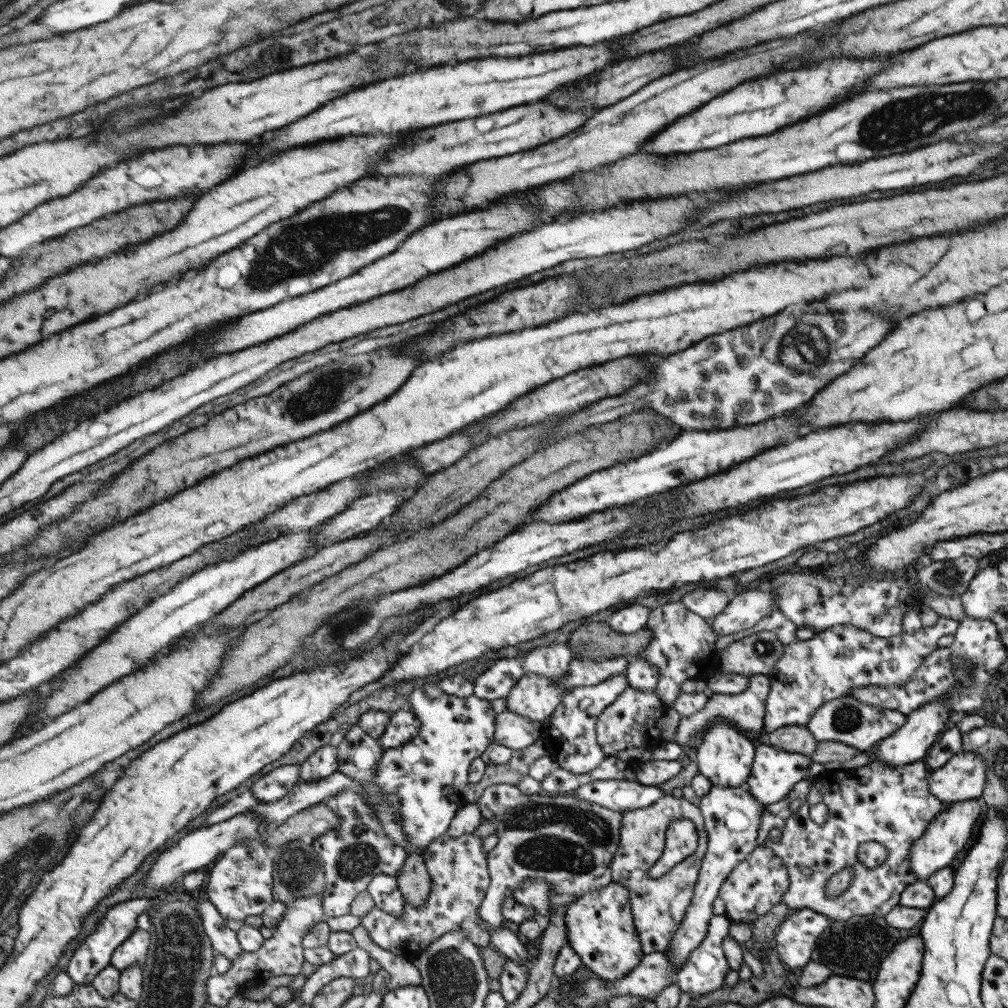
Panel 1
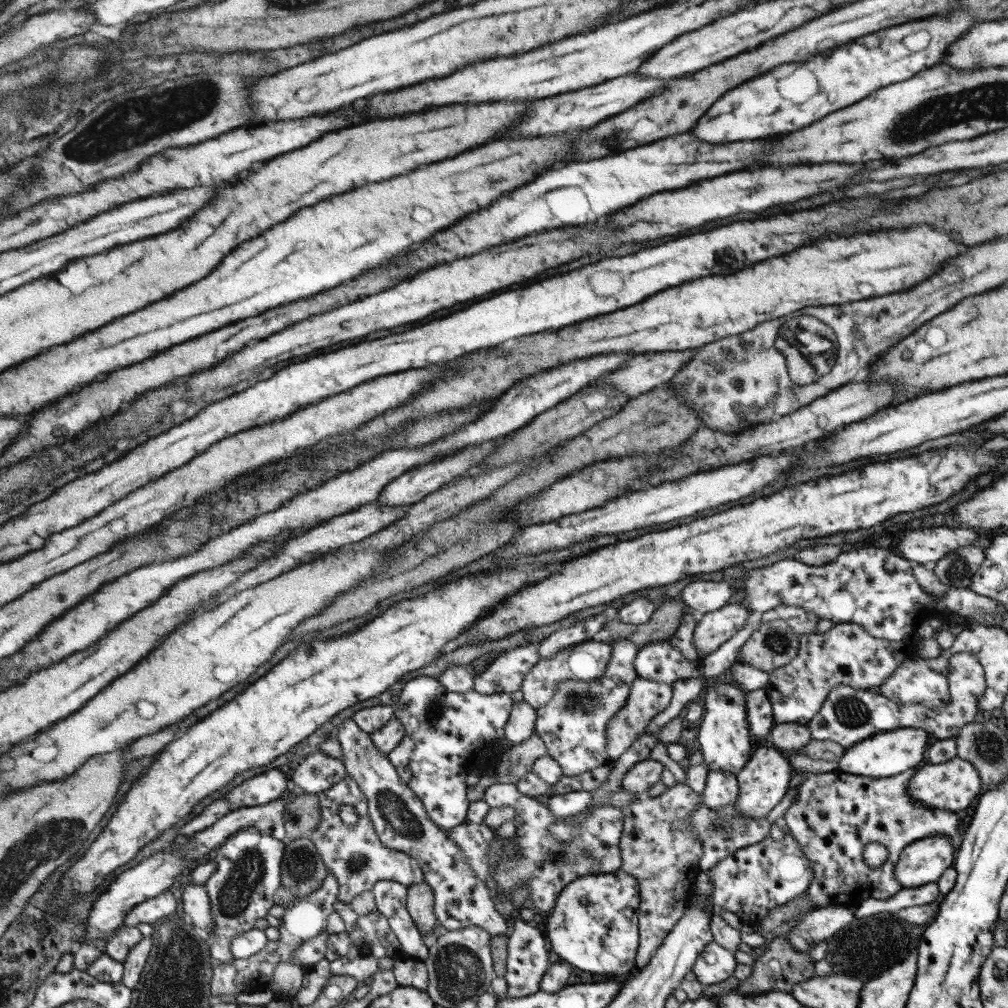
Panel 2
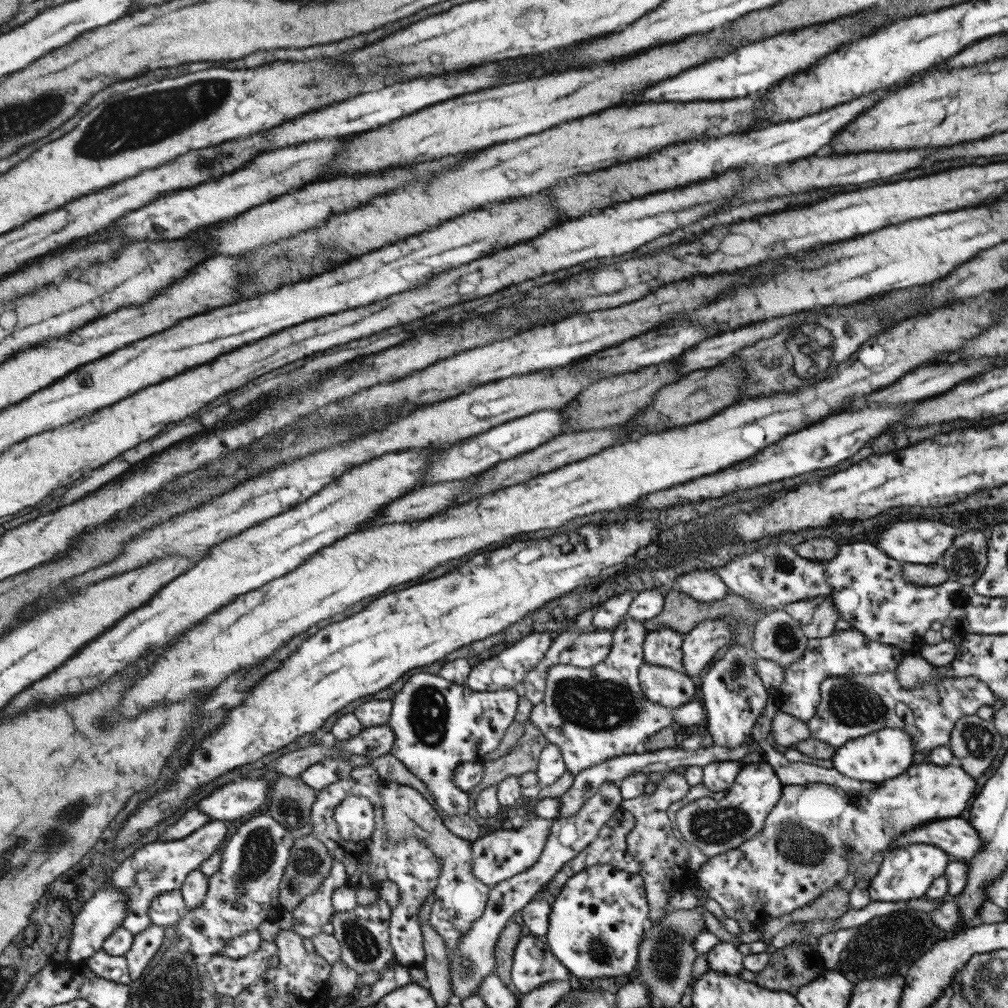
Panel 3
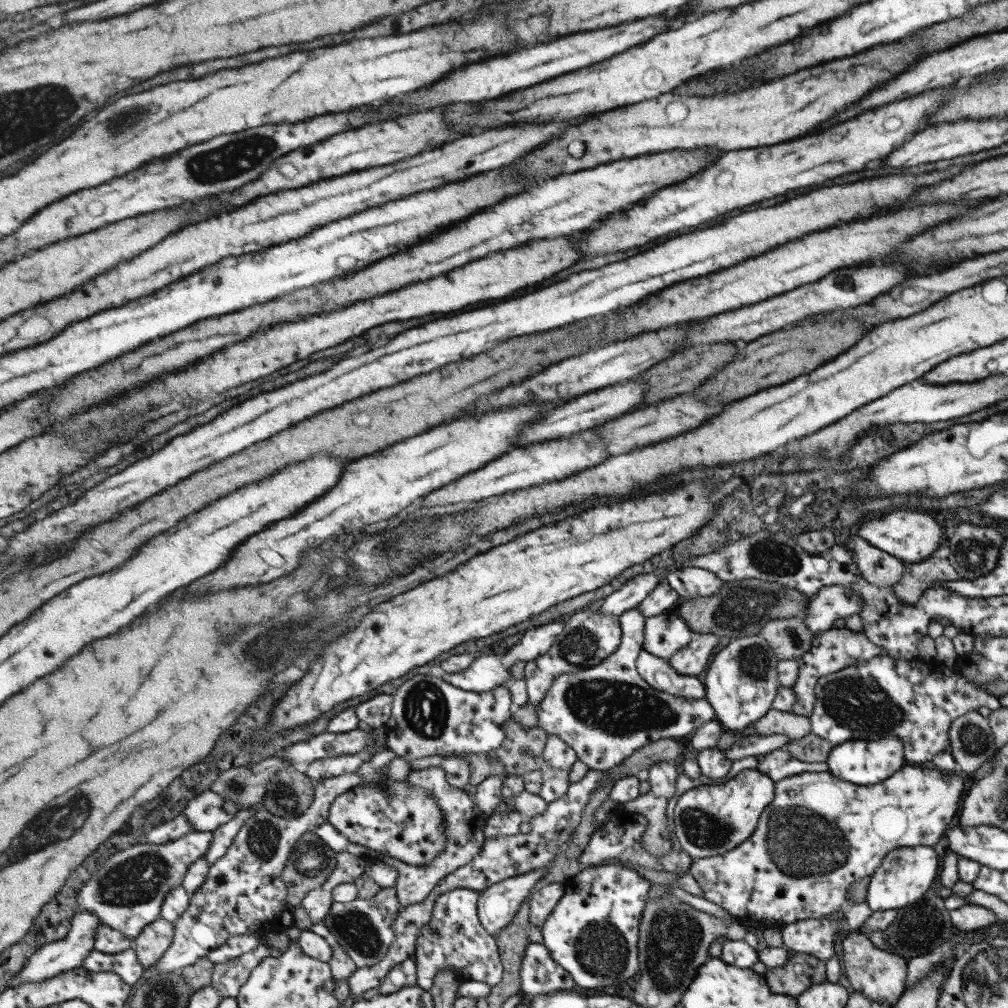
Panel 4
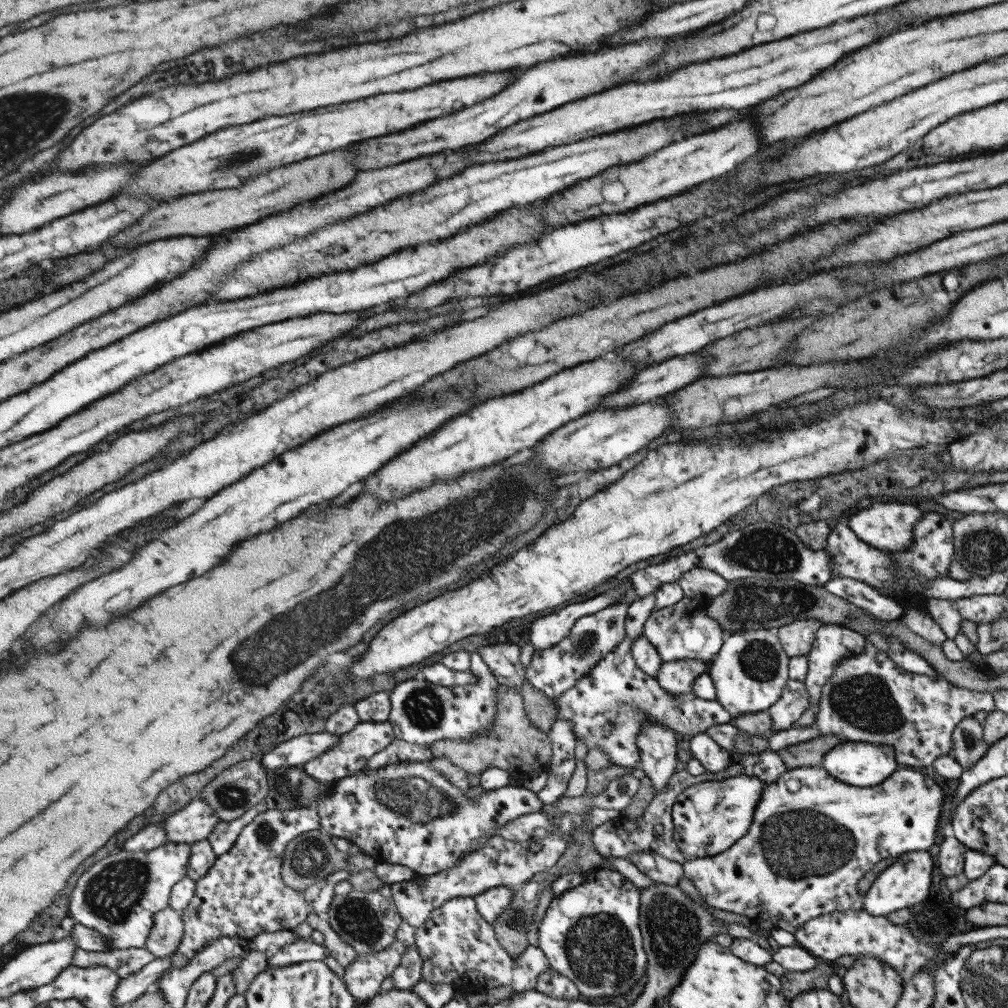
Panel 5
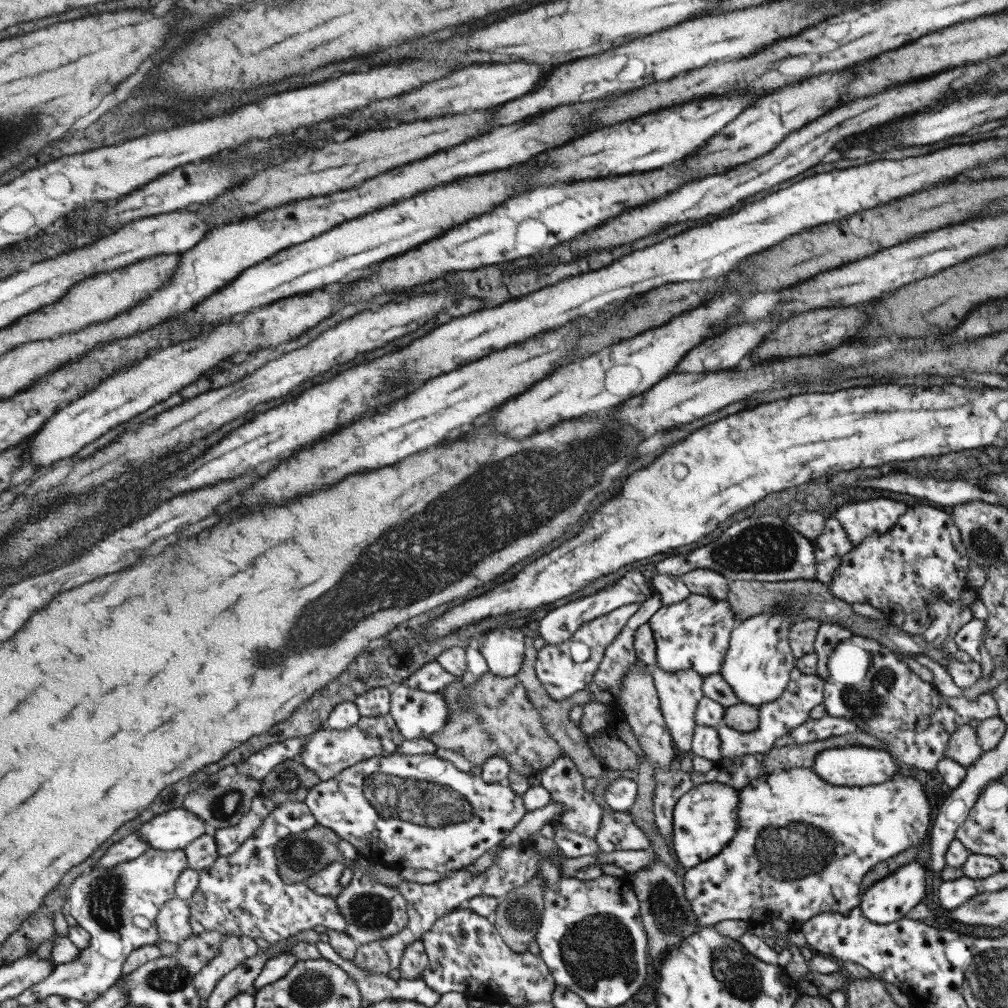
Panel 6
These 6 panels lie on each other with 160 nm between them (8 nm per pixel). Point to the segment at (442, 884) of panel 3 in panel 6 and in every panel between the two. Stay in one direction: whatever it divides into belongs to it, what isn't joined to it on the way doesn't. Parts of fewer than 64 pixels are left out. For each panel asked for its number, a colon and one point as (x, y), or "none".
4: (453, 939)
5: (458, 948)
6: (466, 954)

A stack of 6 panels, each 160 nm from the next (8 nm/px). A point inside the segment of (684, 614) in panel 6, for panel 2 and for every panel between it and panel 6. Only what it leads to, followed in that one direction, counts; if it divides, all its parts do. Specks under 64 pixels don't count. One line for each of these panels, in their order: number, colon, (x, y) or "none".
2: (659, 661)
3: (662, 647)
4: (664, 634)
5: (681, 631)

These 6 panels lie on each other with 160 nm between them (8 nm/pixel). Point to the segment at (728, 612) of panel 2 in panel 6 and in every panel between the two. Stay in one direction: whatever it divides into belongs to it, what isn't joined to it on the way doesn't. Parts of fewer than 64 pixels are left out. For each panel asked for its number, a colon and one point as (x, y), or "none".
3: (699, 645)
4: (691, 660)
5: (675, 677)
6: (678, 692)

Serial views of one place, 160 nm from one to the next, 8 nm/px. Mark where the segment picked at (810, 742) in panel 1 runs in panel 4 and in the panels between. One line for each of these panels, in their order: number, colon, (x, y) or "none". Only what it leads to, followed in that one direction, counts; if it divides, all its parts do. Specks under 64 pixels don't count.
2: (788, 737)
3: (786, 730)
4: (774, 721)

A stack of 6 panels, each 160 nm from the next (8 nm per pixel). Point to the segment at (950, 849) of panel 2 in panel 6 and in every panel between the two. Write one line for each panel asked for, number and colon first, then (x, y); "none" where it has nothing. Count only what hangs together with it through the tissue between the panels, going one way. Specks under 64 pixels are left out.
3: (906, 872)
4: (905, 873)
5: (906, 882)
6: (888, 899)

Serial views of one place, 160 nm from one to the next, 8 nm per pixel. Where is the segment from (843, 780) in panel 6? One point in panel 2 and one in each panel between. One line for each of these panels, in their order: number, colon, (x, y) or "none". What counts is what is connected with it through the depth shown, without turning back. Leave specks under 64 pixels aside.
2: (885, 754)
3: (884, 754)
4: (858, 762)
5: (860, 764)

